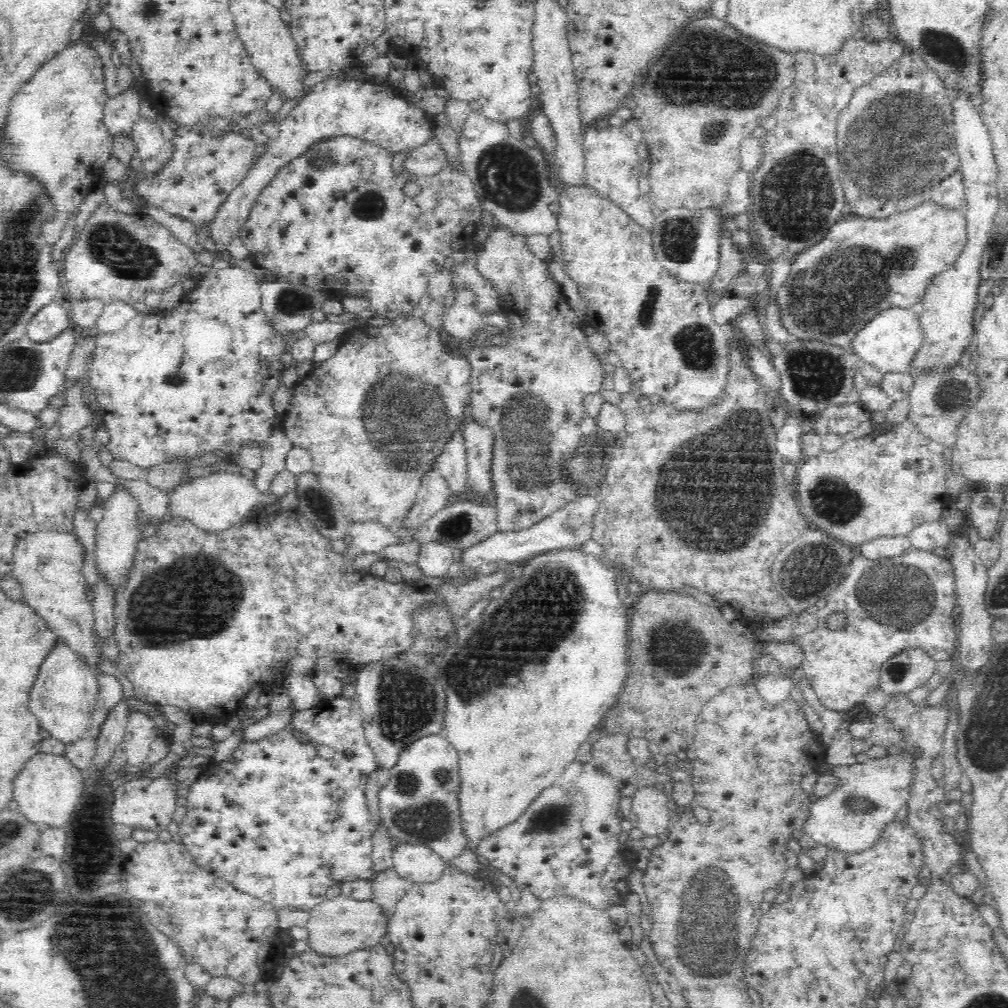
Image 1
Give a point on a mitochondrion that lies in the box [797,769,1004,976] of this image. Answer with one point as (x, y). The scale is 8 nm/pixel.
(858, 806)

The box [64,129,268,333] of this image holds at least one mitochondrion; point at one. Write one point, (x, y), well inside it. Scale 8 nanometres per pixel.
(115, 244)

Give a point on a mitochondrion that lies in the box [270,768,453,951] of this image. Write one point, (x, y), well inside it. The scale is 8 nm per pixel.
(418, 832)

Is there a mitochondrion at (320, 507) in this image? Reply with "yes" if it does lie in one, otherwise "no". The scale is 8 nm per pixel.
yes

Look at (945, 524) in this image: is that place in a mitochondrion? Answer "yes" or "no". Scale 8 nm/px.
no

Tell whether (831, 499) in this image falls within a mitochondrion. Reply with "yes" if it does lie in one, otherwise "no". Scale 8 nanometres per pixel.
yes

